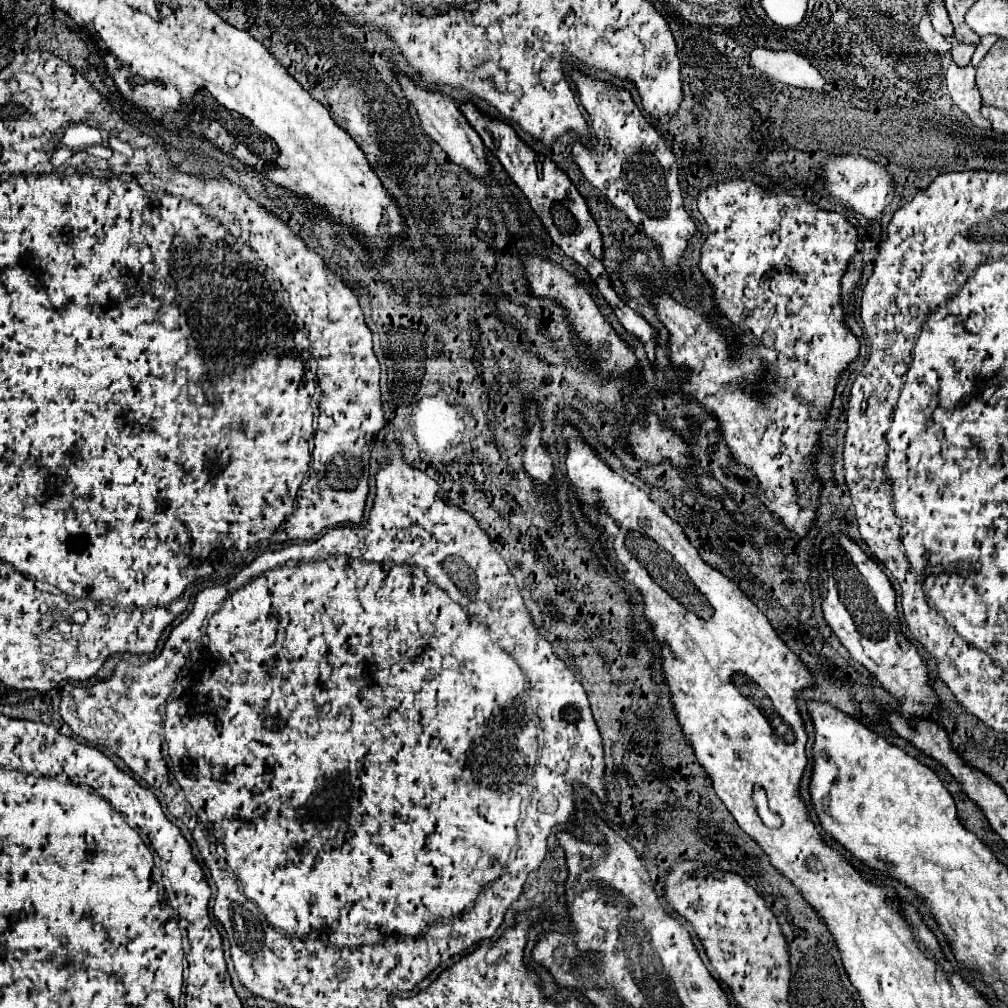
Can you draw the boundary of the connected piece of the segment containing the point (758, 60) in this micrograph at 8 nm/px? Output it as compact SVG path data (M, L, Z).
M753 48L747 52L749 64L763 72L767 78L793 84L797 88L823 88L825 80L821 72L803 56L795 52L773 52L767 48Z

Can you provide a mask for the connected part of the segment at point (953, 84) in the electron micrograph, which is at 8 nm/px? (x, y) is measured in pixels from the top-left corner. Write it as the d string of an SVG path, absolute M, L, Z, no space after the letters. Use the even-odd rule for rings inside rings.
M951 64L945 78L953 102L971 118L971 122L979 128L991 128L991 124L981 116L981 94L975 86L975 68L957 68L955 64Z

